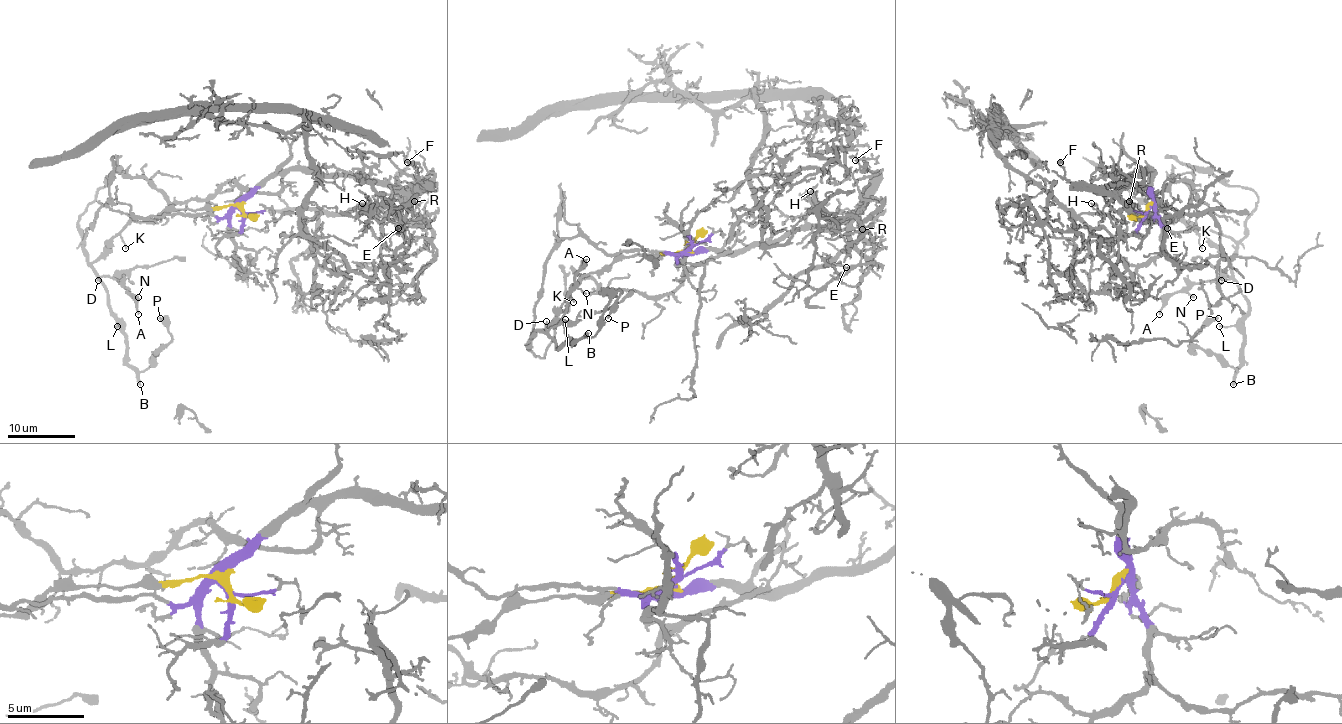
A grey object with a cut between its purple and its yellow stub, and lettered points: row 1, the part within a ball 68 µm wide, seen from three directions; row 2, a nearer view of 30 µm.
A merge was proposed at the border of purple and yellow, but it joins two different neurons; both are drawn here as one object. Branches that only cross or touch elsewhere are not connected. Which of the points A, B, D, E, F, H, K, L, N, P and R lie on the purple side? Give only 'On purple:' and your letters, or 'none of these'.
On purple: E, F, H, R

